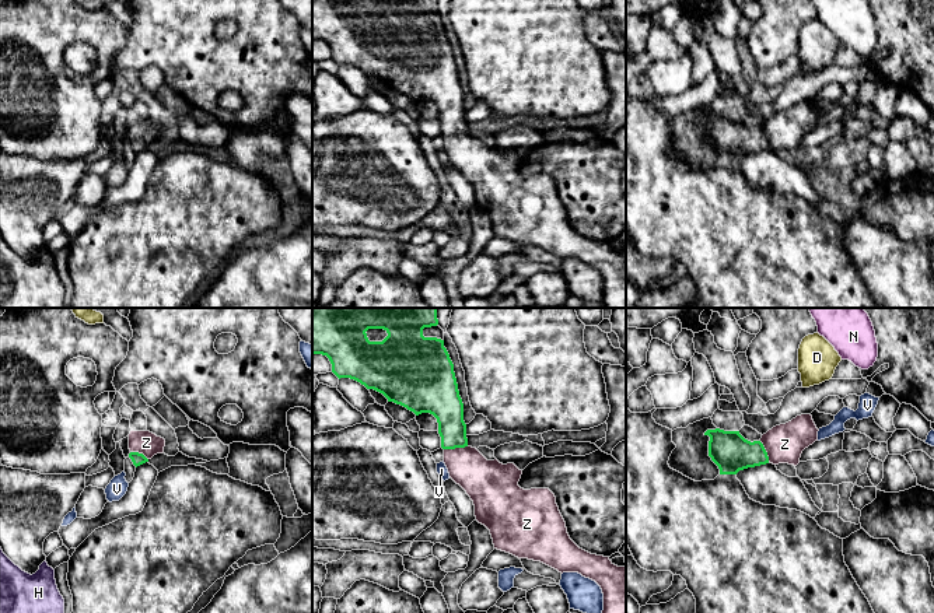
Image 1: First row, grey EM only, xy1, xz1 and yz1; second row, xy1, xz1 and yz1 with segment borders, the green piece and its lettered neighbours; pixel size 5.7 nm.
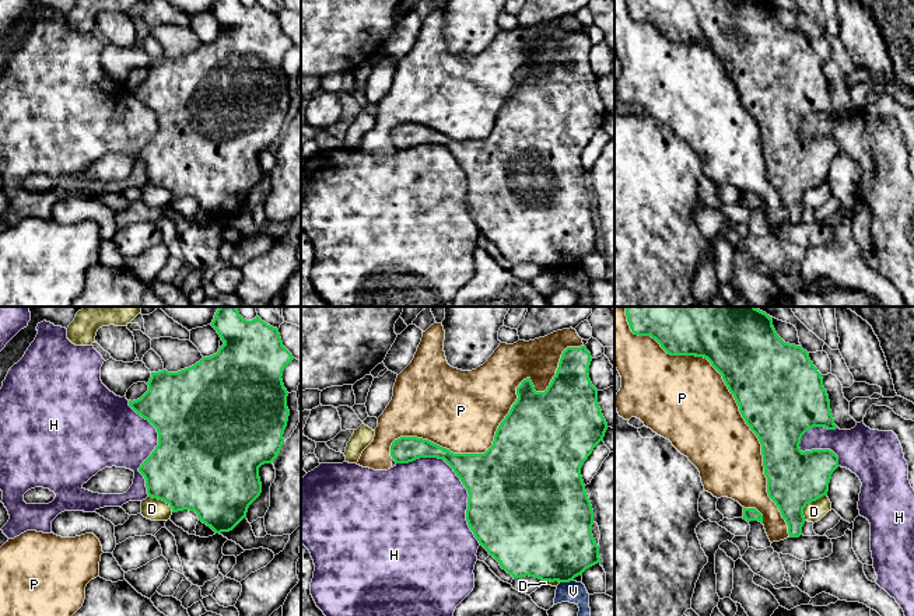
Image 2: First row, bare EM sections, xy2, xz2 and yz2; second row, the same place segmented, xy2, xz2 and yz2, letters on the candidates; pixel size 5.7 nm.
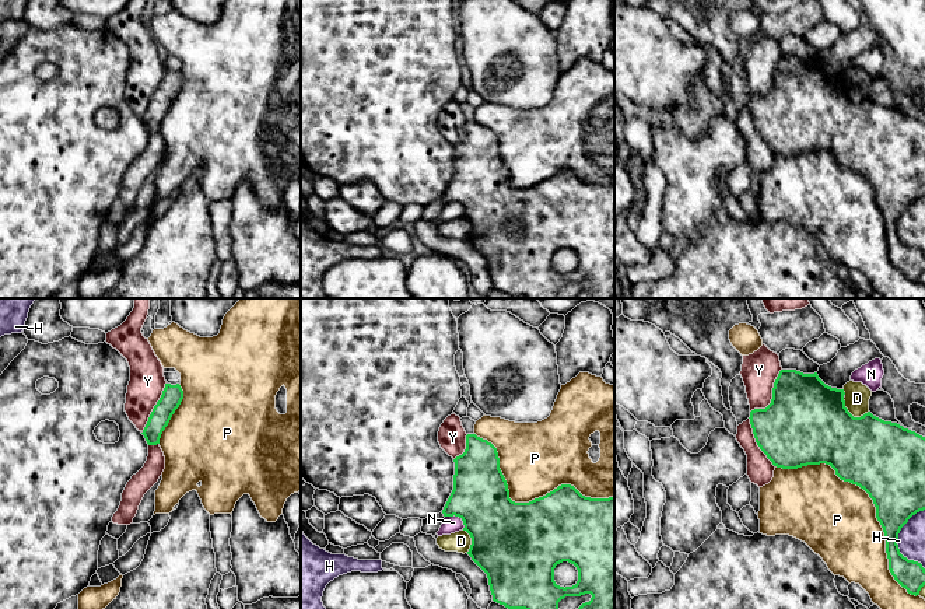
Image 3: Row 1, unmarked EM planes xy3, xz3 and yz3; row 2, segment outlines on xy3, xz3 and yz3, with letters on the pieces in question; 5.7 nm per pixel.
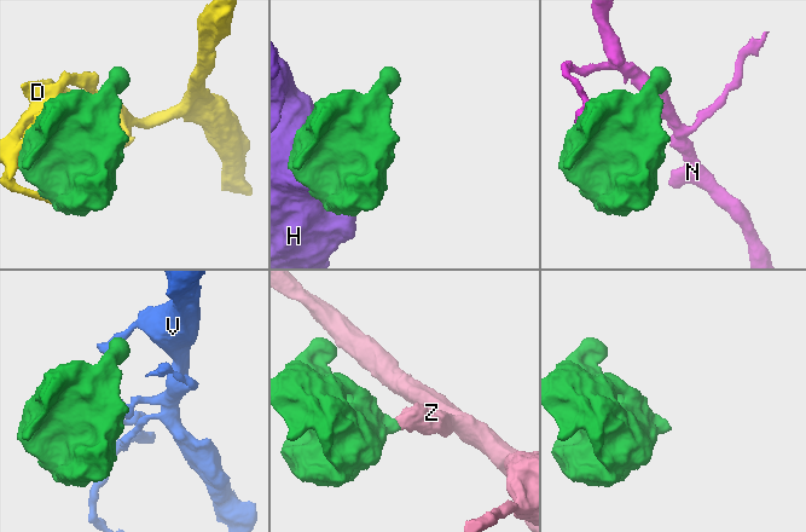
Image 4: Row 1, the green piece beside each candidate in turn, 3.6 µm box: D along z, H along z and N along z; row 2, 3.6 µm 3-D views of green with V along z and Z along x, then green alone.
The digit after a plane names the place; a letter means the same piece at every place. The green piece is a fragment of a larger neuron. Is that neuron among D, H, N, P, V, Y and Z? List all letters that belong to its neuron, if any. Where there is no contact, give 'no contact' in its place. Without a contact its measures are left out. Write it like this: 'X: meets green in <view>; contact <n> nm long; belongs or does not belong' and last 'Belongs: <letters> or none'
D: meets green in yz2; contact 200 nm long; does not belong
H: meets green in xz2; contact 700 nm long; does not belong
N: meets green in xz3; contact 140 nm long; does not belong
P: meets green in yz2; contact 1600 nm long; does not belong
V: meets green in xz2; contact 80 nm long; does not belong
Y: meets green in yz3; contact 320 nm long; does not belong
Z: meets green in xz1; contact 140 nm long; belongs
Belongs: Z

